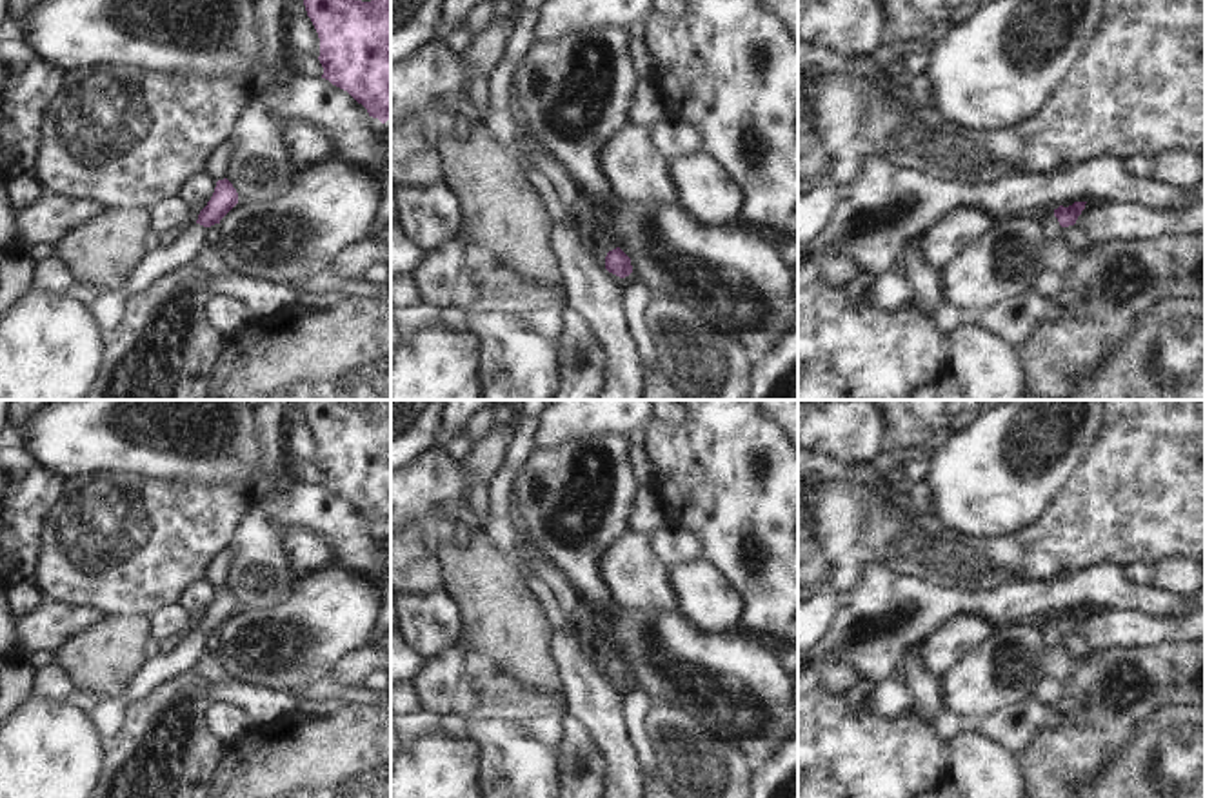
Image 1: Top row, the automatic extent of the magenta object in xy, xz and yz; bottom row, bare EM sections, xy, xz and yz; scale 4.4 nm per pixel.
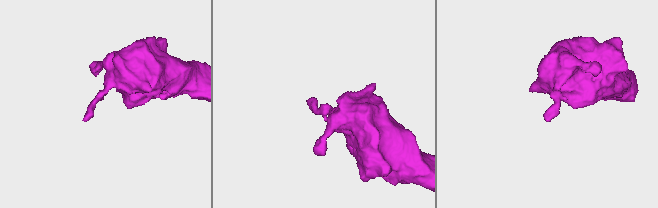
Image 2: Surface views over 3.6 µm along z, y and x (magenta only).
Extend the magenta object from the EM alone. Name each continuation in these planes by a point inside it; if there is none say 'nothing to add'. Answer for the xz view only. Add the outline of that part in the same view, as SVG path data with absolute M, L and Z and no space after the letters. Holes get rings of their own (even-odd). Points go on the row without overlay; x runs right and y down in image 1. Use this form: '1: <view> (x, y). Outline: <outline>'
nothing to add

